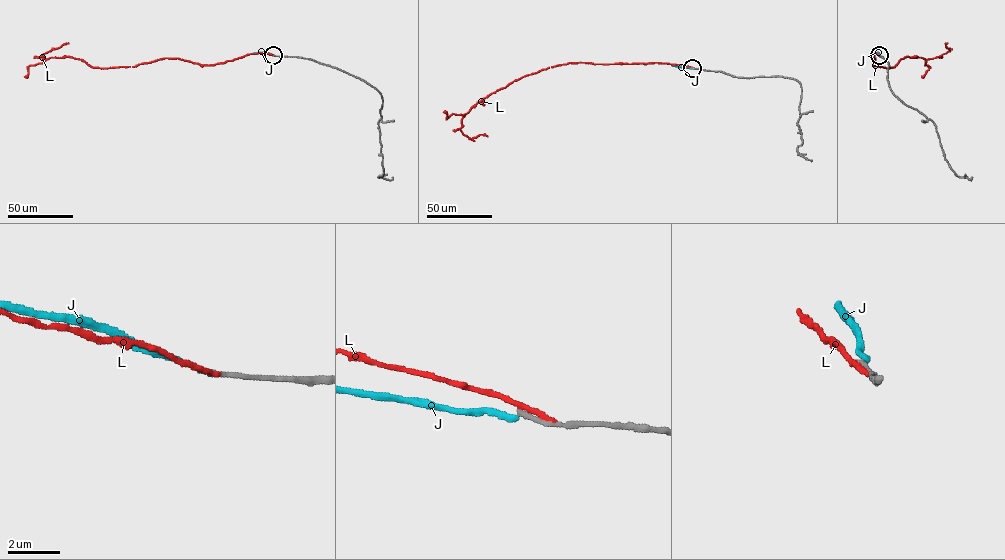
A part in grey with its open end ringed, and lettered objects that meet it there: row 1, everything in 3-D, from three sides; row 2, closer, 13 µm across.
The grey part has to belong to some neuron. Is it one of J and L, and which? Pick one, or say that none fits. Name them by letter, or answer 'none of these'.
none of these

